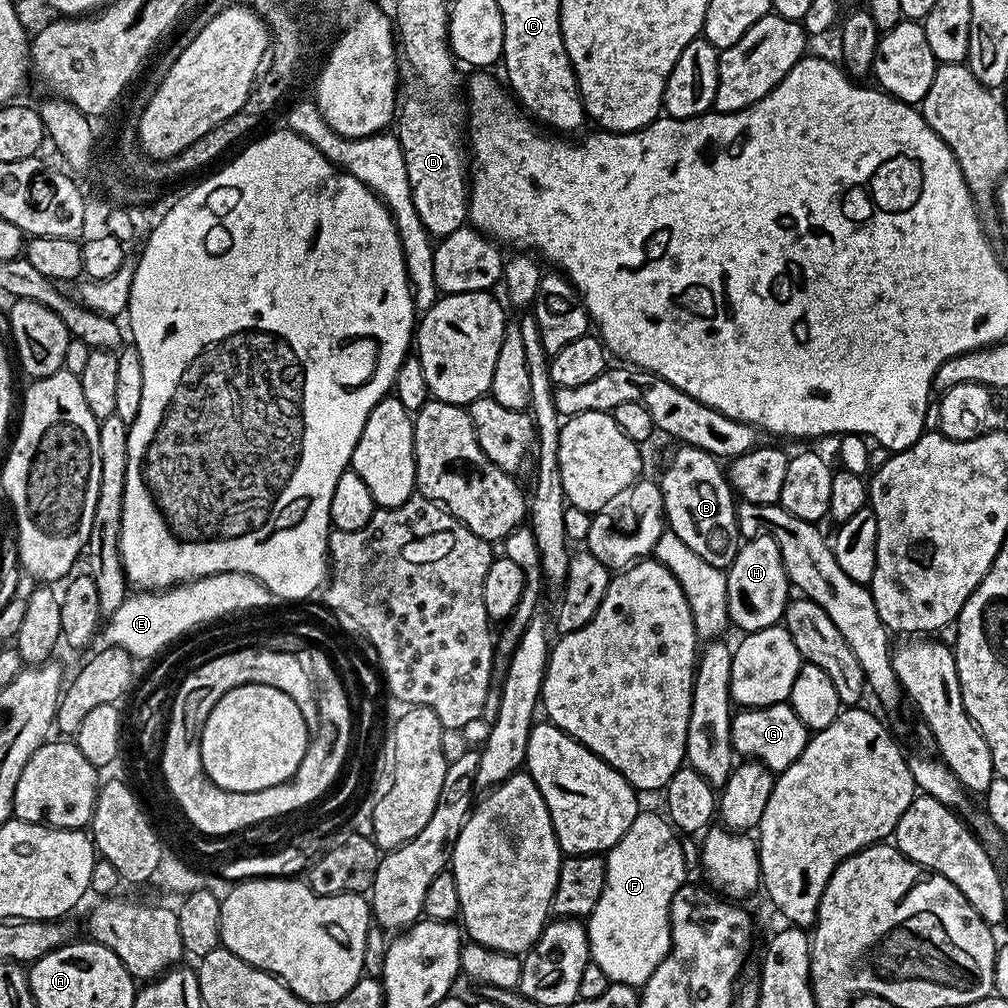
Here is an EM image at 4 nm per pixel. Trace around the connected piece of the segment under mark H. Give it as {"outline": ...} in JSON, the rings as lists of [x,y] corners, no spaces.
{"outline":[[[754,536],[745,539],[726,573],[728,619],[733,625],[737,624],[741,628],[739,630],[741,633],[766,630],[783,621],[784,607],[790,599],[790,585],[782,562],[782,554],[778,550],[778,542],[774,542],[774,538]]]}

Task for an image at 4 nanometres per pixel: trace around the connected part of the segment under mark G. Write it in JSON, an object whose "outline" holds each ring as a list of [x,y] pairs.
{"outline":[[[787,702],[765,708],[746,708],[737,711],[732,718],[732,749],[735,755],[765,764],[774,774],[785,772],[800,757],[809,739],[810,729]]]}

